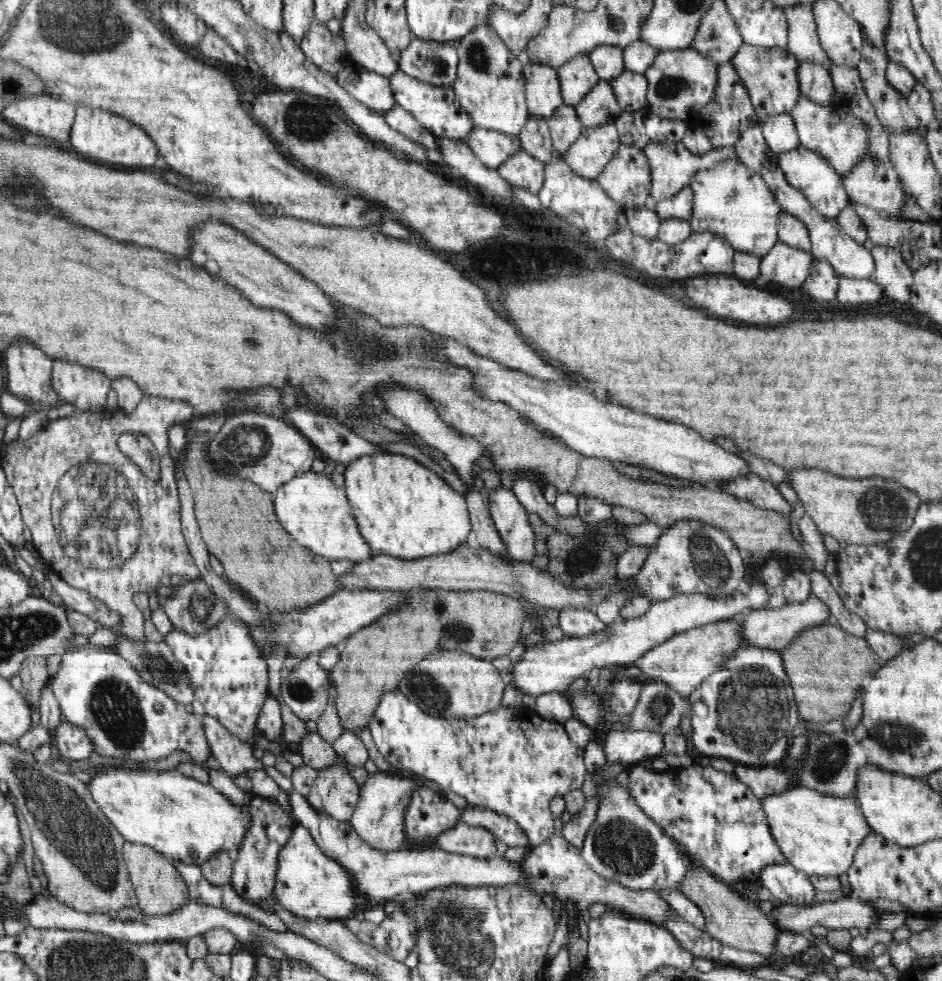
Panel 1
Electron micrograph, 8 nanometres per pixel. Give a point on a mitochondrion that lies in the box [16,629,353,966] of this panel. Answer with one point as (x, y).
(114, 706)

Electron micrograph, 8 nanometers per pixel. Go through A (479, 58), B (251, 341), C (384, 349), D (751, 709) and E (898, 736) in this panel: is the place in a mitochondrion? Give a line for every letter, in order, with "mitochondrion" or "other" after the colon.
A: mitochondrion
B: mitochondrion
C: mitochondrion
D: mitochondrion
E: mitochondrion

